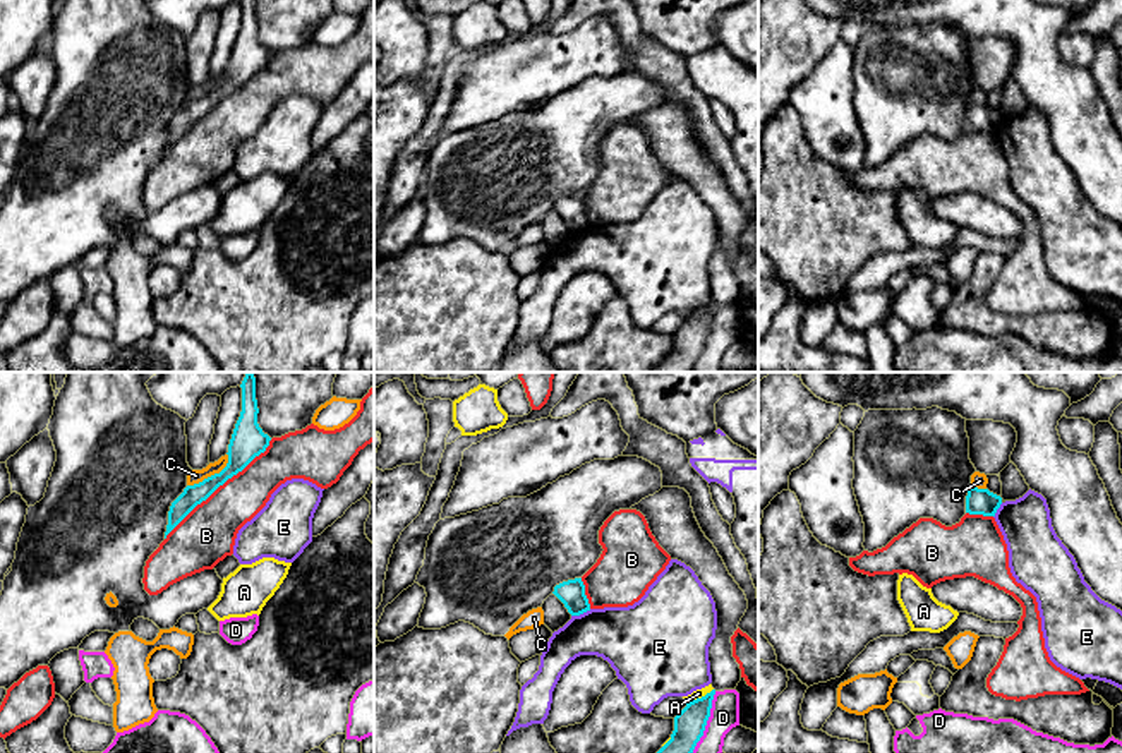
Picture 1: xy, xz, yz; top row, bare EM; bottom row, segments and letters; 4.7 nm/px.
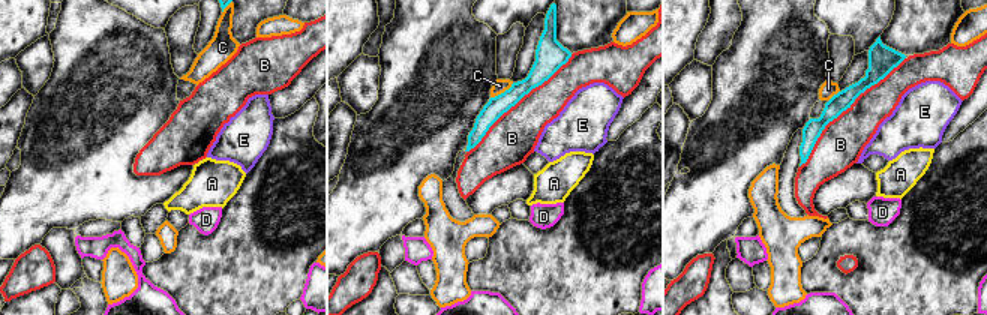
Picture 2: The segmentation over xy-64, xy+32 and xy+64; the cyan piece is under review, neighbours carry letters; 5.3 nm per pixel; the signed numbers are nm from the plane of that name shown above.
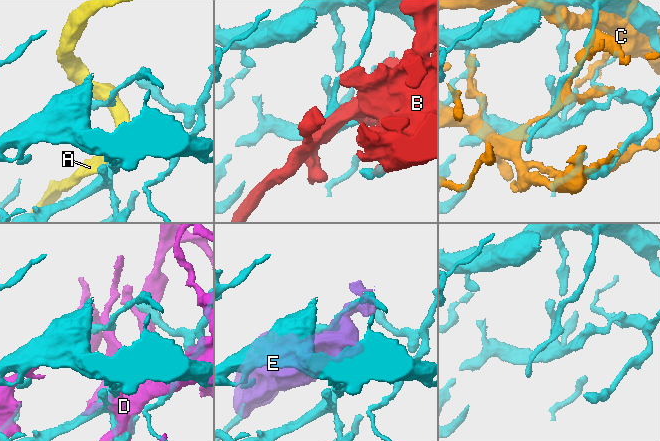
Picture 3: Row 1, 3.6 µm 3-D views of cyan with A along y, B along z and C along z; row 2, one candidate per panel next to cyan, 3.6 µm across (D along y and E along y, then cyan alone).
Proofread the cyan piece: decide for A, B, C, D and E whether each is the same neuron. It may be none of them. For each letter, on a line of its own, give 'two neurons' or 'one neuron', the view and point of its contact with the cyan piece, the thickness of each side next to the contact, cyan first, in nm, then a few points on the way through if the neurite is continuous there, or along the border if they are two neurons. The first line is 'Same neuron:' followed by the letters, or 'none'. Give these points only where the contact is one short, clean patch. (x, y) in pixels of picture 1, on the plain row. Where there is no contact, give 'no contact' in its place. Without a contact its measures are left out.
Same neuron: none
A: two neurons; contact xz (699, 314); calibres 150 and 50 nm
B: two neurons; contact xy (218, 102); calibres 160 and 280 nm
C: two neurons; contact xy (211, 91); calibres 160 and 60 nm
D: two neurons; contact xz (705, 340); calibres 150 and 140 nm
E: two neurons; contact xz (580, 228); calibres 120 and 280 nm

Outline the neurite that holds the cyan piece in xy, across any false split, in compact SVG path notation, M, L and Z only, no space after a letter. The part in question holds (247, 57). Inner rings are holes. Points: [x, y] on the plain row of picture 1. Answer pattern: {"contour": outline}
{"contour": "M240 0L240 3L242 27L228 60L228 79L220 89L214 89L199 99L187 101L172 118L165 154L197 120L206 117L220 101L242 87L269 62L271 53L264 50L257 39L259 24L256 15L256 0Z"}

